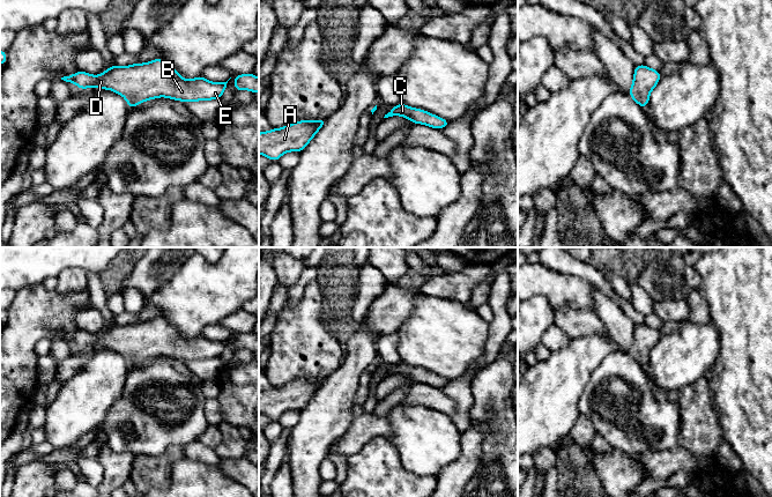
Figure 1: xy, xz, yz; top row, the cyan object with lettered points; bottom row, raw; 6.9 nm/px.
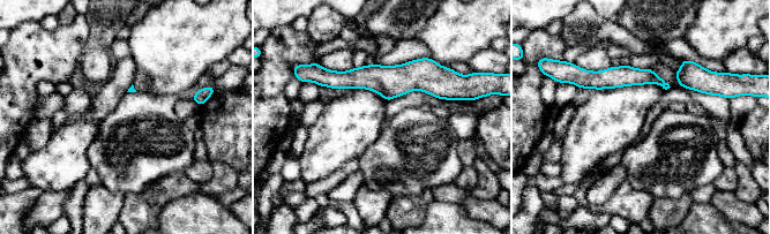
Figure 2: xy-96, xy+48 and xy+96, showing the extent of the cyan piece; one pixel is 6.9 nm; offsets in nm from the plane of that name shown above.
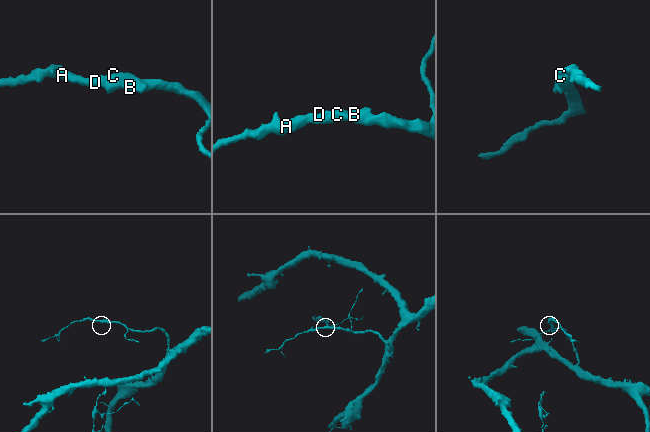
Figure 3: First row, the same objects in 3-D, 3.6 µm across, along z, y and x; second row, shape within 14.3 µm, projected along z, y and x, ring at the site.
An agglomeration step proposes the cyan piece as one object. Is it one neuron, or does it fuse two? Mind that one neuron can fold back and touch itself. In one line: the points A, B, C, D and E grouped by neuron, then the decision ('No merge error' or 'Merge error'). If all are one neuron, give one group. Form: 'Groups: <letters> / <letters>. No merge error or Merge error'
Groups: A B C D E. No merge error

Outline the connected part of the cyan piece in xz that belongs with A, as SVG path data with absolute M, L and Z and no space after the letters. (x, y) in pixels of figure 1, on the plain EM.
M326 378L299 379L281 387L259 392L259 413L272 420L289 410L302 410L326 383Z

